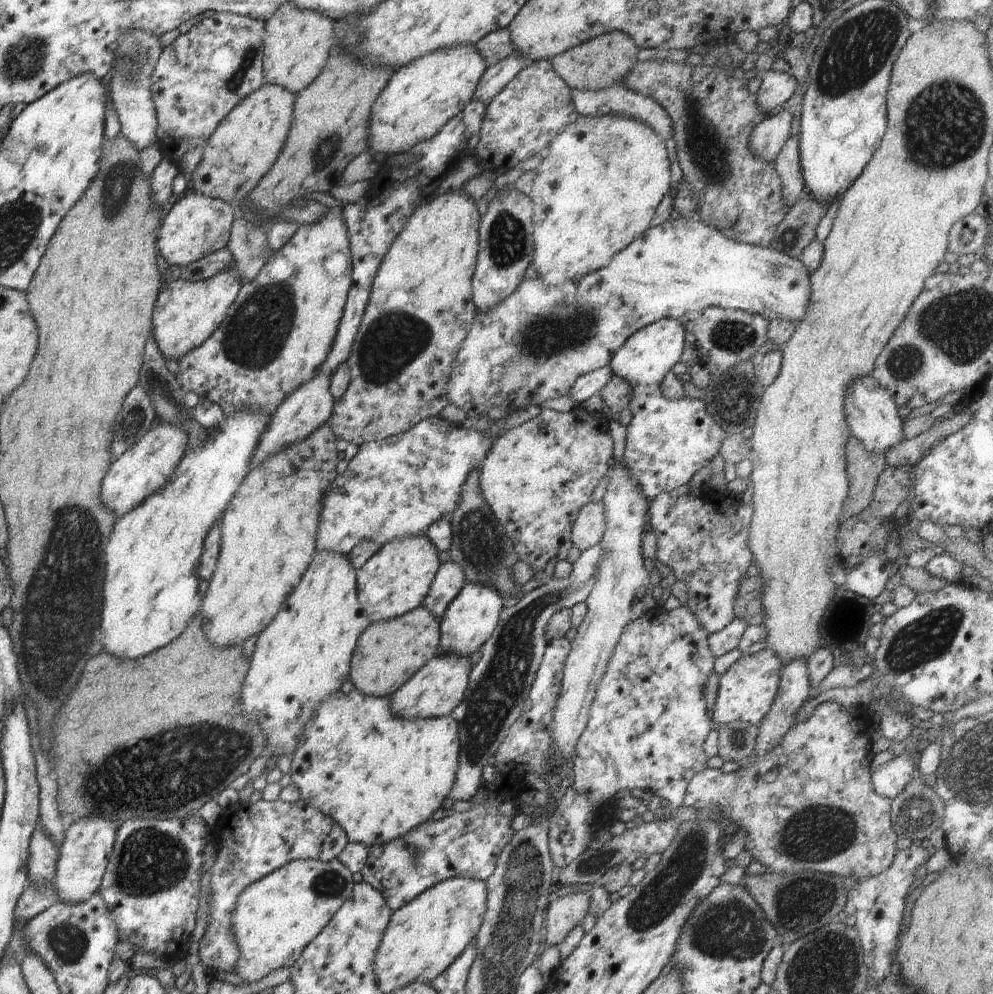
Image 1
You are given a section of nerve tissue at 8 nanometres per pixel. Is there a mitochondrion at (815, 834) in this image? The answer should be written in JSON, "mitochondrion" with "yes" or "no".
{"mitochondrion":"yes"}

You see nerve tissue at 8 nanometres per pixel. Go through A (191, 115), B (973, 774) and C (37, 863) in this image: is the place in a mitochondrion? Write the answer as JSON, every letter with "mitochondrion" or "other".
{"A":"other","B":"mitochondrion","C":"other"}

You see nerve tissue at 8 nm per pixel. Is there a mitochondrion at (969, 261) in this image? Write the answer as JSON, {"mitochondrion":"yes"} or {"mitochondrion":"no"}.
{"mitochondrion":"no"}

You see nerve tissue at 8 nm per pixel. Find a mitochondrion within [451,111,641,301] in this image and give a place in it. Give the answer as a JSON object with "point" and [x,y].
{"point":[506,235]}

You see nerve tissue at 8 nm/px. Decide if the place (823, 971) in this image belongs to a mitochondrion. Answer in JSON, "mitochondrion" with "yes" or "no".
{"mitochondrion":"yes"}

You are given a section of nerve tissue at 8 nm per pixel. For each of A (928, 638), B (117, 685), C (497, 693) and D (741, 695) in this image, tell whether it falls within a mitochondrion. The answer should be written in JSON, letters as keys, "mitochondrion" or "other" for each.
{"A":"mitochondrion","B":"other","C":"mitochondrion","D":"other"}

